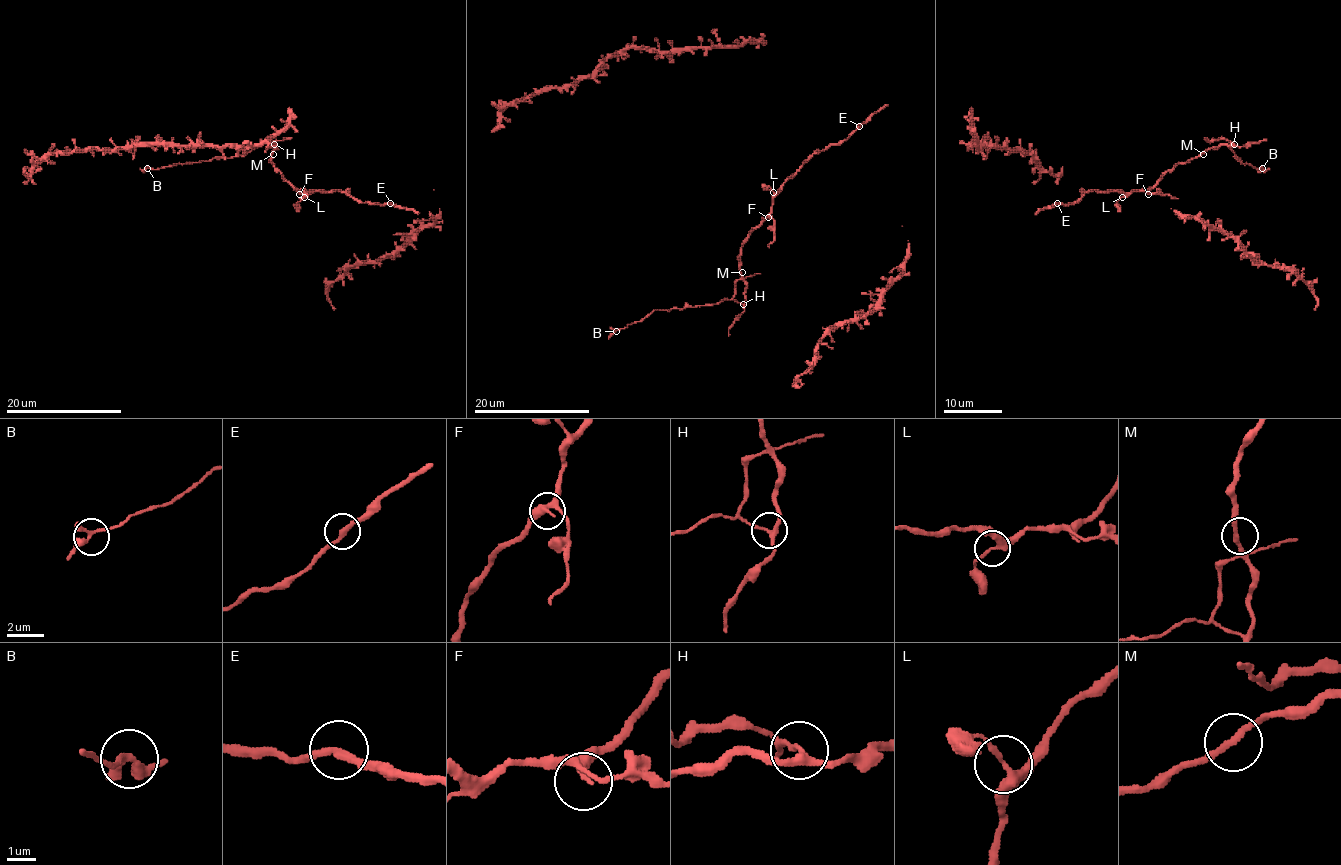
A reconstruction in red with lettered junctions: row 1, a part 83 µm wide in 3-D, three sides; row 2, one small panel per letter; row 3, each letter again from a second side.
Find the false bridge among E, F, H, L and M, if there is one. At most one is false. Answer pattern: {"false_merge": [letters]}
{"false_merge": ["H"]}

